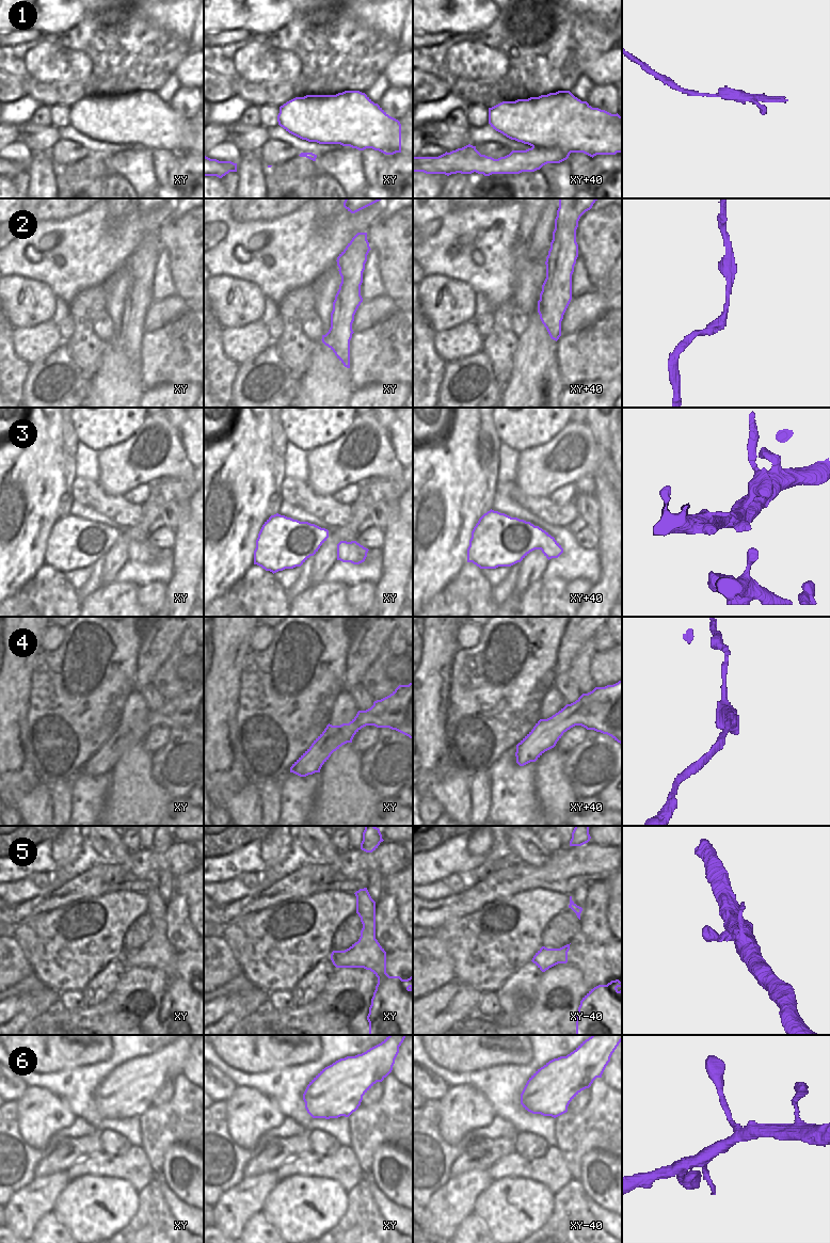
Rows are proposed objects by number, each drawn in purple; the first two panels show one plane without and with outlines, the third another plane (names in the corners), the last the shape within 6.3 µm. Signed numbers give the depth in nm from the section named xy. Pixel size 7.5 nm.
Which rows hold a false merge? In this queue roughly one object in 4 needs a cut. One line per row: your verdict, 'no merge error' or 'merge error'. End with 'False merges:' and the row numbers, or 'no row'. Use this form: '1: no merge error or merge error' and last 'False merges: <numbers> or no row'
1: merge error
2: no merge error
3: no merge error
4: no merge error
5: no merge error
6: no merge error
False merges: 1

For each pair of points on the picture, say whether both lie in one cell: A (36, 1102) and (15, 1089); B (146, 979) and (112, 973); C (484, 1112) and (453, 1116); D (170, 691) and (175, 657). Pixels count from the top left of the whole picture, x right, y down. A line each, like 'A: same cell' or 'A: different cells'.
A: different cells
B: different cells
C: same cell
D: same cell

